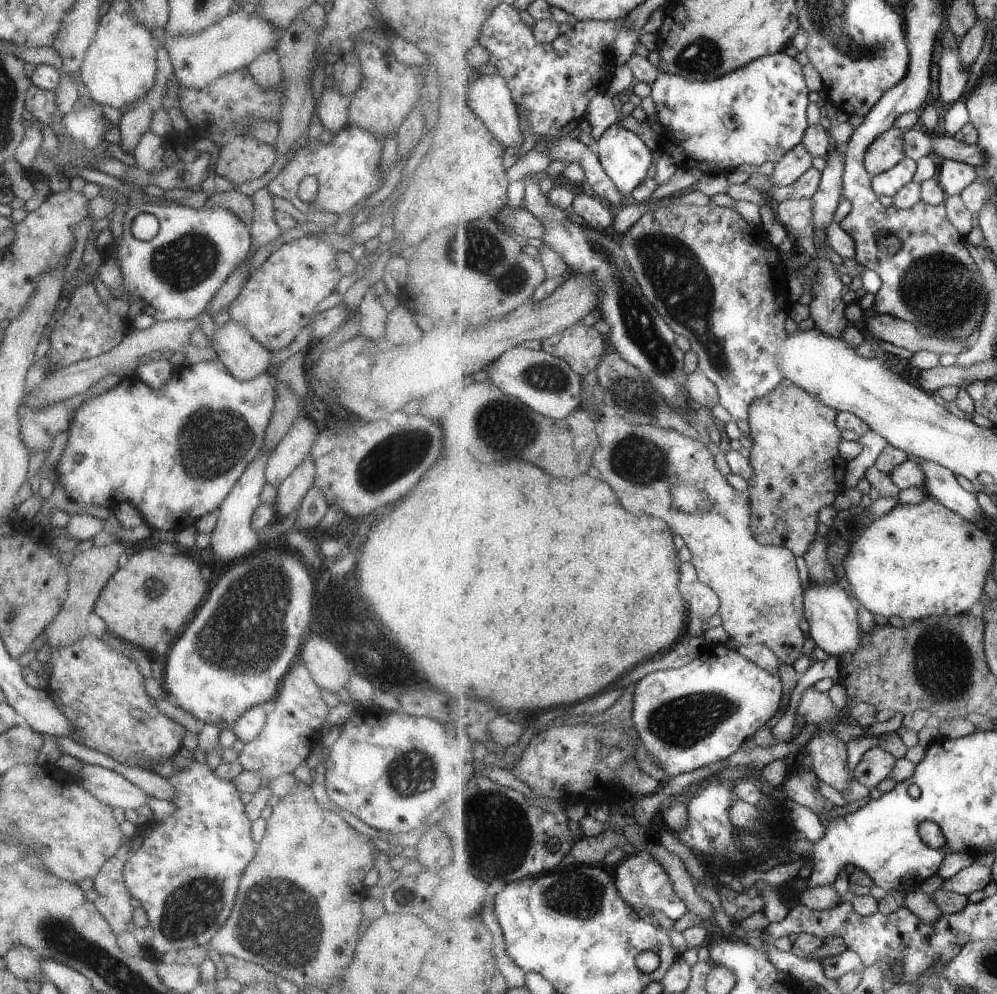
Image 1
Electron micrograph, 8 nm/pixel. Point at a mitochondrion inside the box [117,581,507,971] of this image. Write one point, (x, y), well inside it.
(192, 910)

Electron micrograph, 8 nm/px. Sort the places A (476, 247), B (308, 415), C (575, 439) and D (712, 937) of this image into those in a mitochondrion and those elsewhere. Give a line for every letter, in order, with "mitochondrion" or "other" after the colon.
A: mitochondrion
B: other
C: other
D: other

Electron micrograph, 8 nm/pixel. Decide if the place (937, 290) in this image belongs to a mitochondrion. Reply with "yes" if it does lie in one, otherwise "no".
yes

